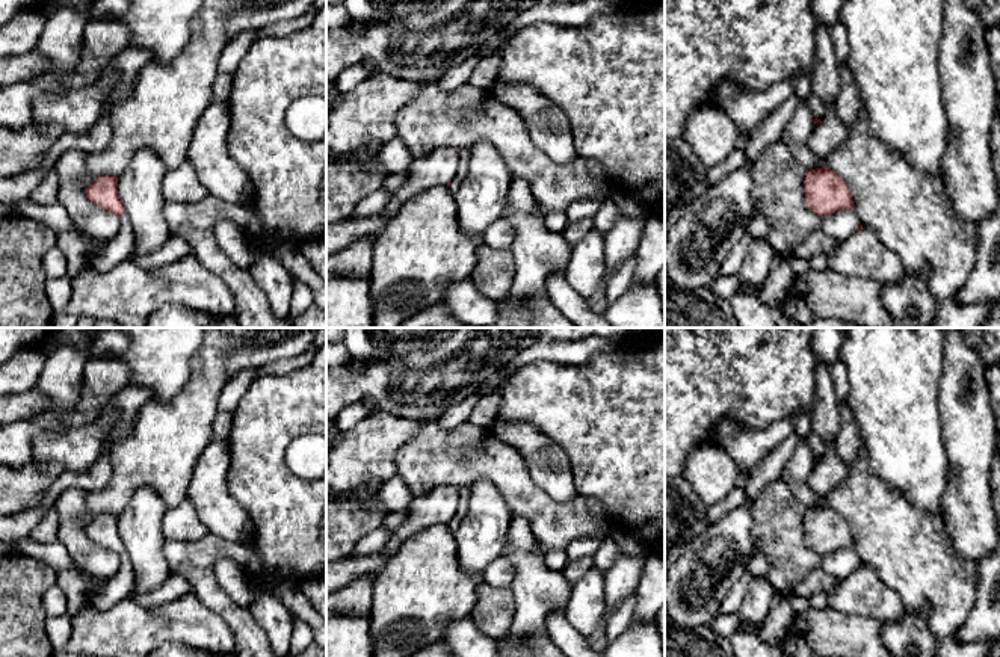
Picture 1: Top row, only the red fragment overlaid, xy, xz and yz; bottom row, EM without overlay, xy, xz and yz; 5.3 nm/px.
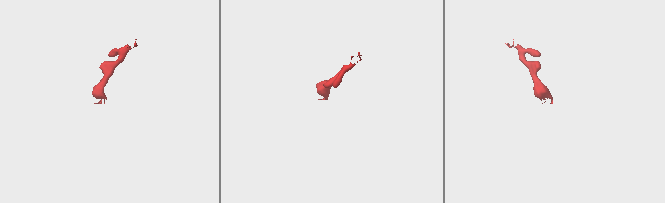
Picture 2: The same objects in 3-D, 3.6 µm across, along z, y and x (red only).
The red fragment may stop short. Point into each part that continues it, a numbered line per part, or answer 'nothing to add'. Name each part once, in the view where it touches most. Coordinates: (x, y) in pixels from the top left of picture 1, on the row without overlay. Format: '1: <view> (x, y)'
1: yz (861, 592)

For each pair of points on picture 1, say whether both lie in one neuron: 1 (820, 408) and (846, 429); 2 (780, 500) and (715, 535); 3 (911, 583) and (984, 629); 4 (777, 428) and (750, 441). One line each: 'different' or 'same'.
1: different
2: different
3: different
4: same

